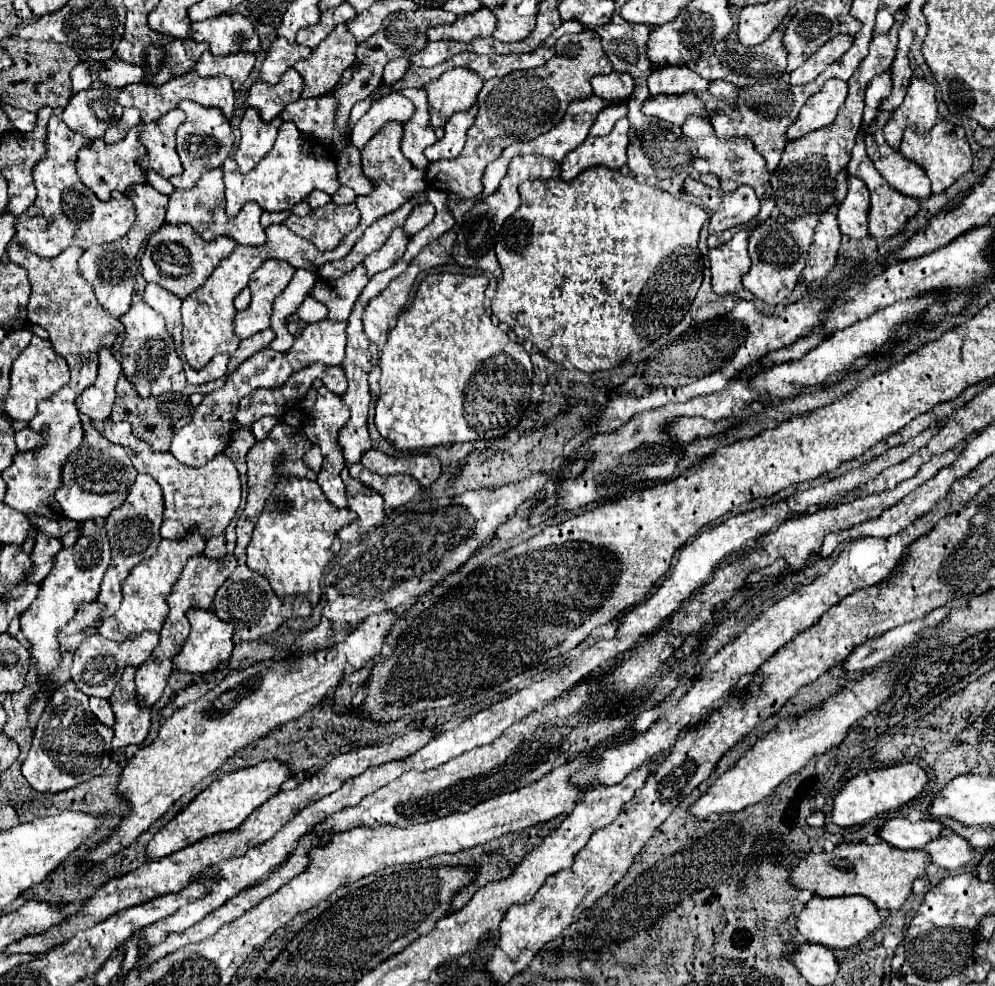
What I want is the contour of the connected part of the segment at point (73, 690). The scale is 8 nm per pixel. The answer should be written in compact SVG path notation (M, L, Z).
M66 683L60 685L50 697L50 703L36 725L30 753L22 763L22 775L32 789L56 793L102 775L110 765L110 753L112 727L106 727L96 719L88 707L88 697L74 683Z

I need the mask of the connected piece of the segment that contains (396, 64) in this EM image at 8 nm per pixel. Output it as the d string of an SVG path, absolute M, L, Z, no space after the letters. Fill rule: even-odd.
M408 59L390 61L390 63L384 67L384 79L382 79L382 83L384 83L384 85L394 85L396 81L404 79L404 73L408 71L408 67L410 67L410 61L408 61Z

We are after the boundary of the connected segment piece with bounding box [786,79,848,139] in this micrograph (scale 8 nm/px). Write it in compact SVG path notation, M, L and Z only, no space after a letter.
M828 79L824 87L812 95L804 107L800 109L796 121L788 129L788 139L798 139L814 129L820 129L824 125L830 125L838 113L838 109L844 105L848 93L848 83L842 79Z

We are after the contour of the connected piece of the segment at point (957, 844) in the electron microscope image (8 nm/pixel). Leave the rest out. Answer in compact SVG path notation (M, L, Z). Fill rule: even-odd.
M942 833L940 837L932 839L924 851L930 855L930 863L946 871L960 871L960 867L974 863L972 845L954 833Z

